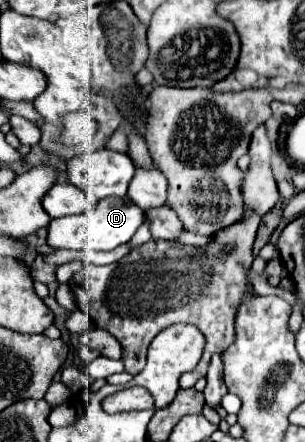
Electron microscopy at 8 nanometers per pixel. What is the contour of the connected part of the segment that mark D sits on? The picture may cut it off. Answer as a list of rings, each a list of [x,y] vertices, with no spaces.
[[[109,196],[109,198],[103,198],[97,204],[97,208],[91,206],[83,214],[51,220],[49,222],[51,232],[47,236],[47,244],[51,244],[51,248],[71,250],[113,250],[119,244],[129,242],[137,232],[137,228],[143,224],[143,220],[145,220],[145,212],[139,210],[139,206],[135,206],[127,196],[125,198]]]

